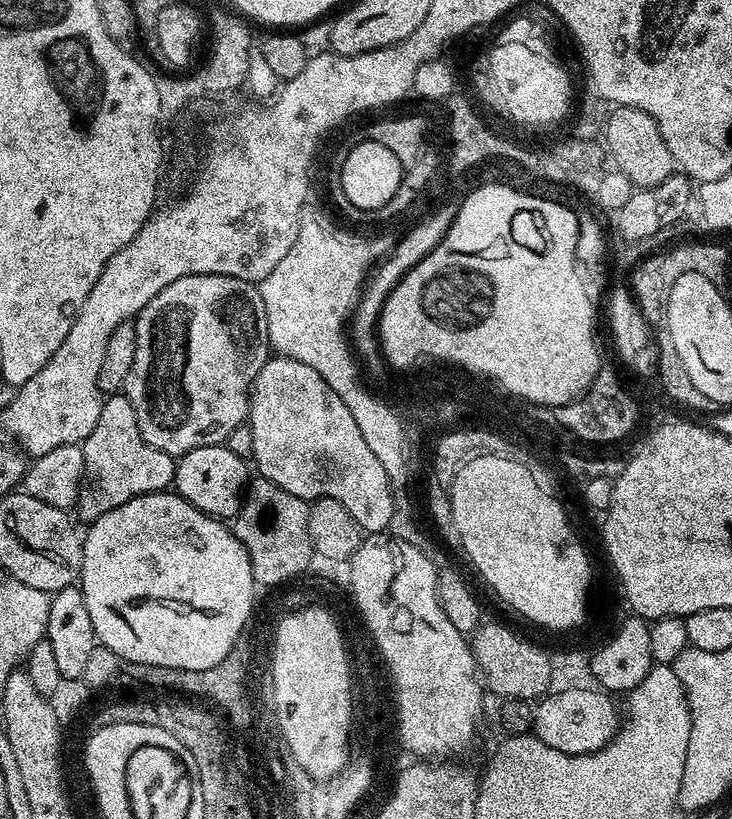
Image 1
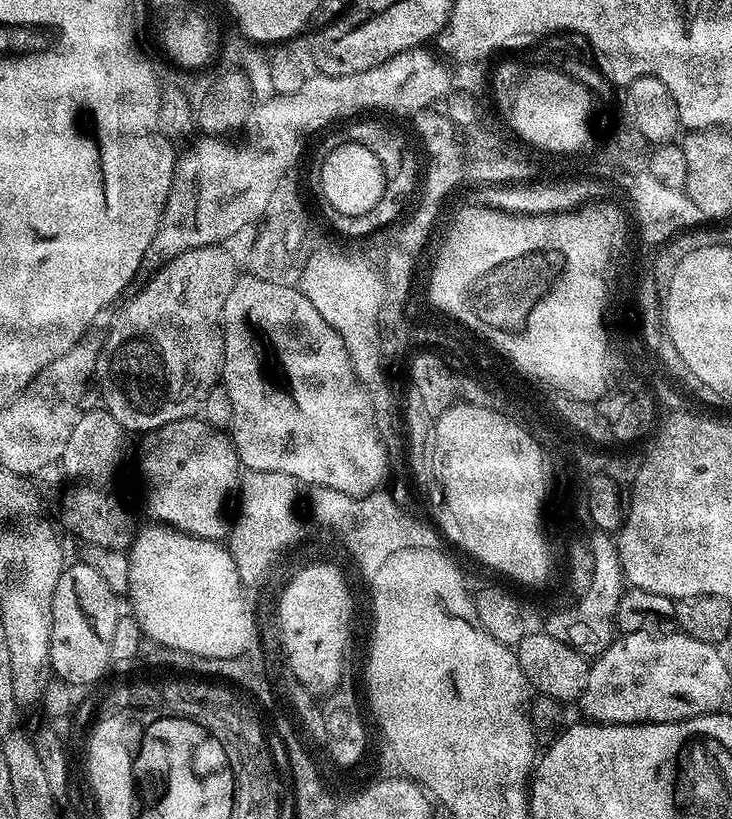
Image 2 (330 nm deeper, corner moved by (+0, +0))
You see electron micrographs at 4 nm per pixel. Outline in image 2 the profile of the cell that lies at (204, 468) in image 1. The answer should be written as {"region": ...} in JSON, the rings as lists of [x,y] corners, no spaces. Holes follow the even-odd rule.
{"region":[[[202,418],[170,422],[155,432],[147,433],[145,440],[148,441],[140,456],[140,472],[144,475],[144,492],[148,495],[148,512],[156,519],[153,521],[187,536],[196,536],[199,540],[223,541],[230,531],[229,517],[224,517],[224,503],[231,492],[233,495],[242,475],[235,444],[221,429],[211,428]]]}

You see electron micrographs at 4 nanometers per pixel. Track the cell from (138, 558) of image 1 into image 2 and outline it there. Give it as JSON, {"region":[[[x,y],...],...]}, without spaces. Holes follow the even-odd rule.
{"region":[[[167,526],[152,527],[156,528],[144,528],[141,532],[139,529],[135,533],[127,553],[131,611],[145,637],[162,647],[208,659],[235,658],[251,651],[258,640],[258,620],[252,617],[248,609],[245,589],[227,547],[215,540],[199,540],[196,536],[187,536]]]}

